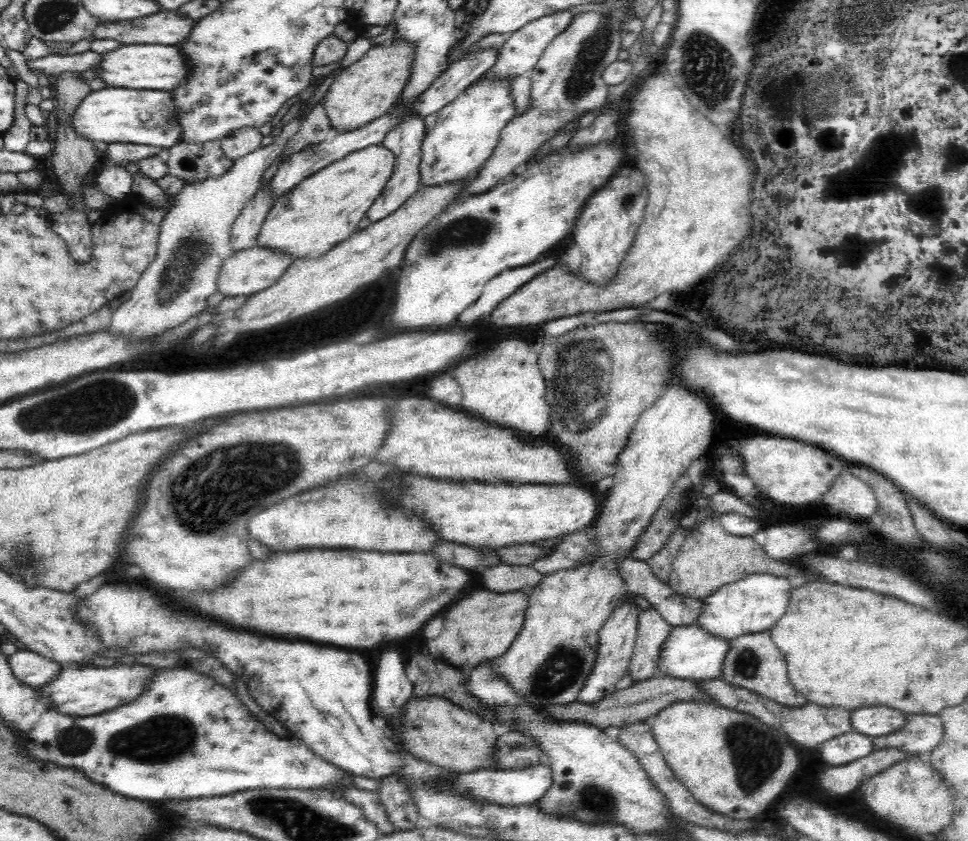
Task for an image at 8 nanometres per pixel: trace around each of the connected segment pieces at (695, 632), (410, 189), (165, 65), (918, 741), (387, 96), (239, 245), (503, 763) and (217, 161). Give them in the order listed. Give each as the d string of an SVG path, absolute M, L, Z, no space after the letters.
M695 624L672 627L662 642L654 676L673 676L678 680L710 680L721 678L724 655L728 650L728 640L718 640L698 628Z
M407 115L404 119L406 119L406 122L398 124L394 130L390 130L384 140L382 140L382 145L394 153L396 164L394 164L392 176L390 176L383 194L368 209L367 217L374 224L380 220L384 220L386 216L394 214L406 200L414 196L422 187L419 181L418 165L421 159L421 142L426 134L426 130L423 127L423 119L420 119L420 117Z
M158 44L119 45L112 52L104 52L100 62L92 66L96 79L108 88L130 88L134 90L157 90L170 92L188 76L184 57L178 46L166 47Z
M905 713L905 723L894 732L873 737L872 751L896 748L905 754L923 753L929 757L943 737L943 726L936 715Z
M404 39L373 46L358 62L345 67L324 96L325 110L334 131L353 131L394 109L412 77L417 48Z
M267 183L261 185L261 190L246 202L242 214L232 225L231 245L235 253L258 246L260 228L274 204Z
M432 696L426 700L412 698L404 706L402 728L396 732L396 735L416 760L422 760L439 770L449 770L449 772L468 773L478 769L522 769L545 761L544 748L534 739L534 735L520 731L509 731L498 736L494 732L494 724L490 720L485 720L478 714L462 709L442 697Z
M220 140L206 144L174 143L164 157L167 174L183 180L186 185L222 176L232 164L223 156Z

